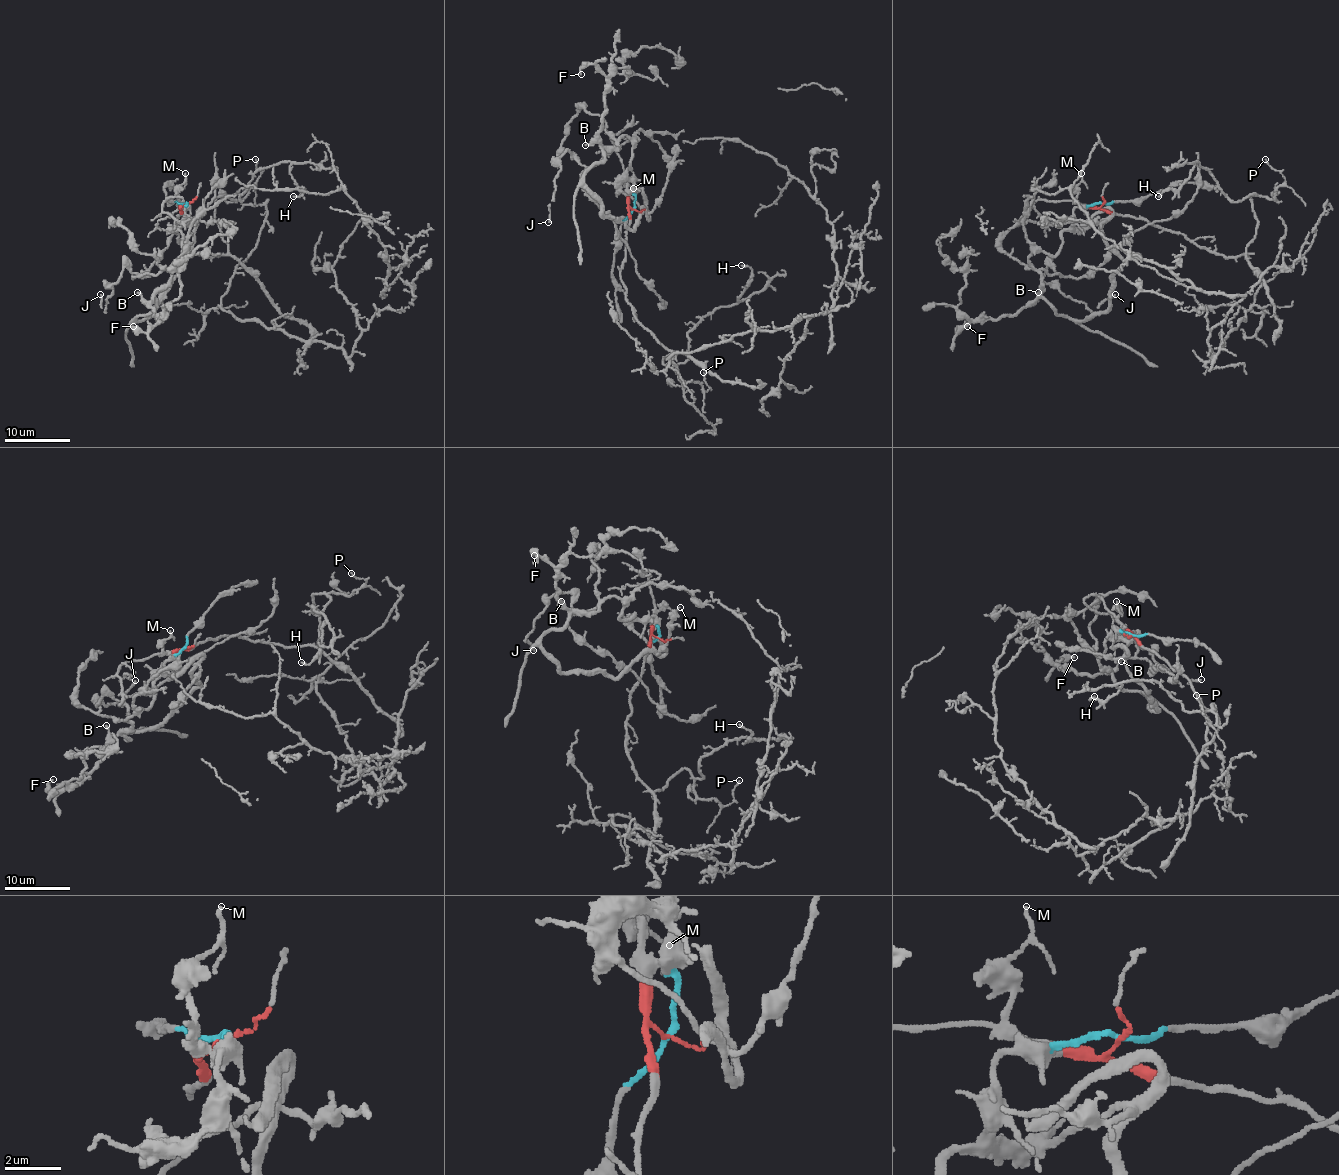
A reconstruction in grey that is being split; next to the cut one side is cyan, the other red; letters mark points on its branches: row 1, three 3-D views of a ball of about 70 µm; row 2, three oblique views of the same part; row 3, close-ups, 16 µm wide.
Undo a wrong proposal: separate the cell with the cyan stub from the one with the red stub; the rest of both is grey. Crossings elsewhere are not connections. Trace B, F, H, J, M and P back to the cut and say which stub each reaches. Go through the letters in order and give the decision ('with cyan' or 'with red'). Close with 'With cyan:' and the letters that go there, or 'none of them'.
B: with cyan
F: with cyan
H: with red
J: with cyan
M: with red
P: with red
With cyan: B, F, J

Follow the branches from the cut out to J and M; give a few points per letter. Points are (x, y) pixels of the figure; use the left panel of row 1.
J: (185, 203), (183, 256), (185, 251), (155, 275), (137, 275), (126, 266), (111, 285), (103, 311), (100, 295)
M: (185, 203), (180, 207), (178, 199), (178, 187), (185, 181), (185, 172)

